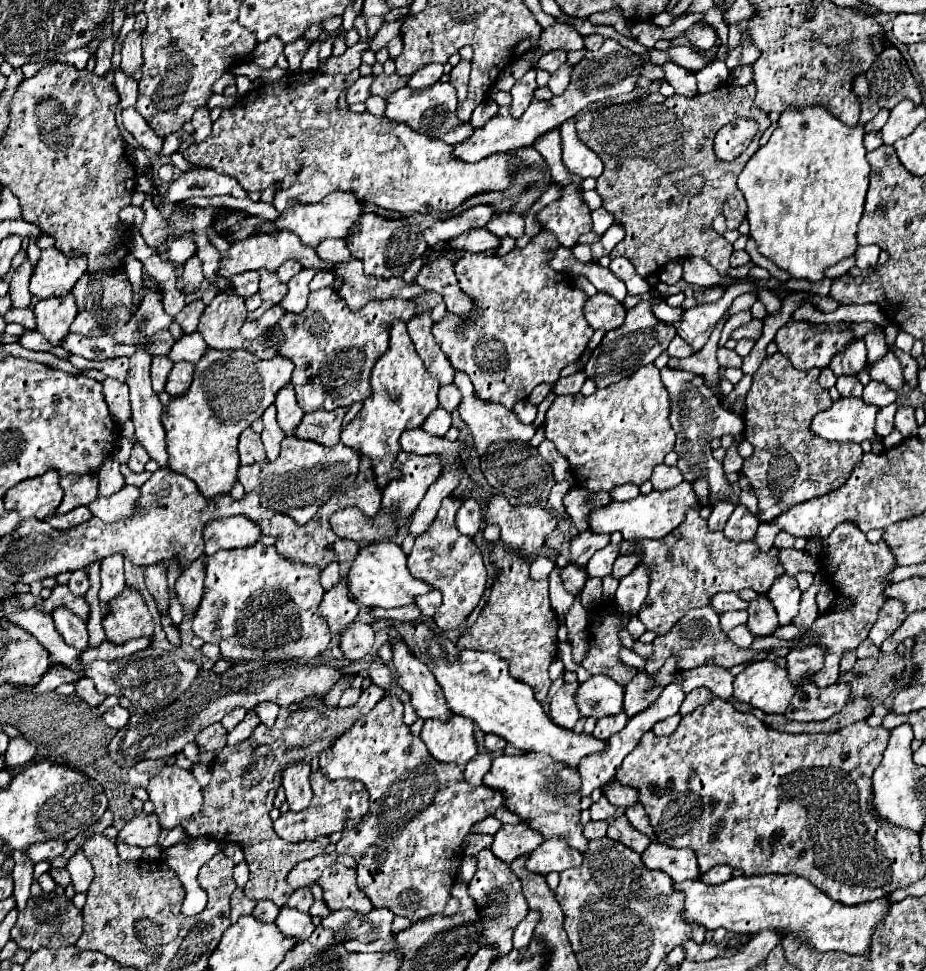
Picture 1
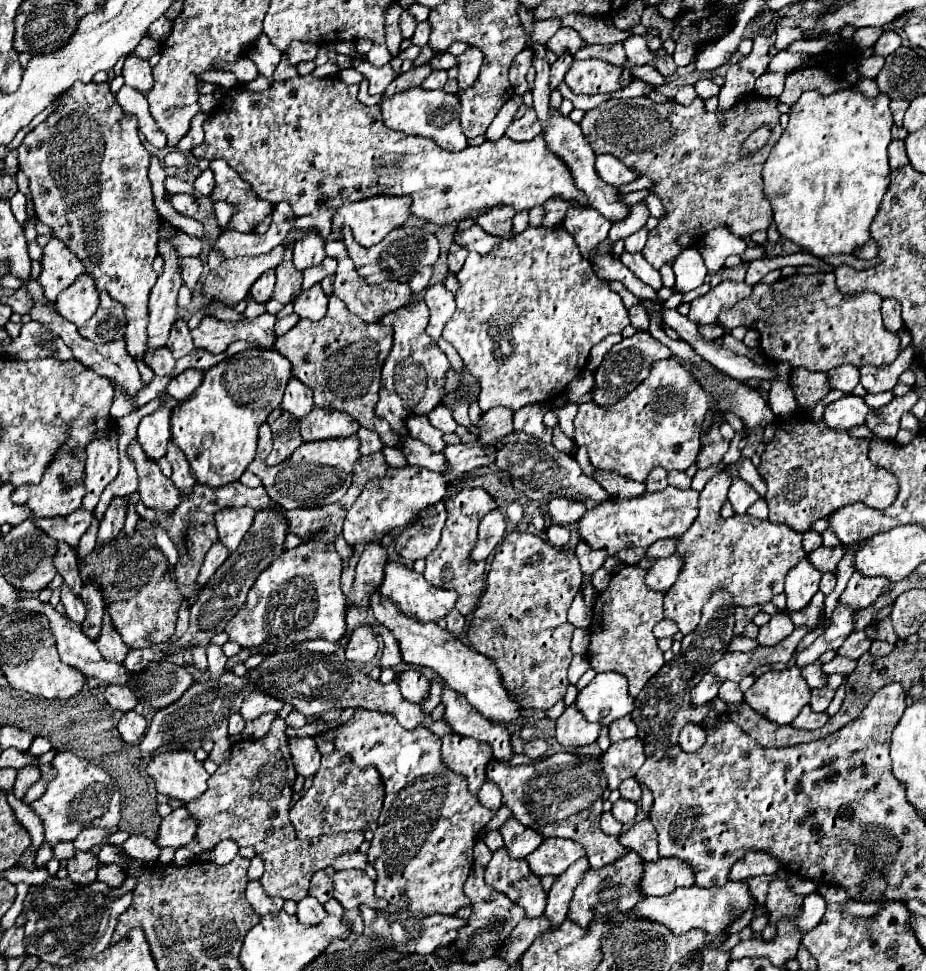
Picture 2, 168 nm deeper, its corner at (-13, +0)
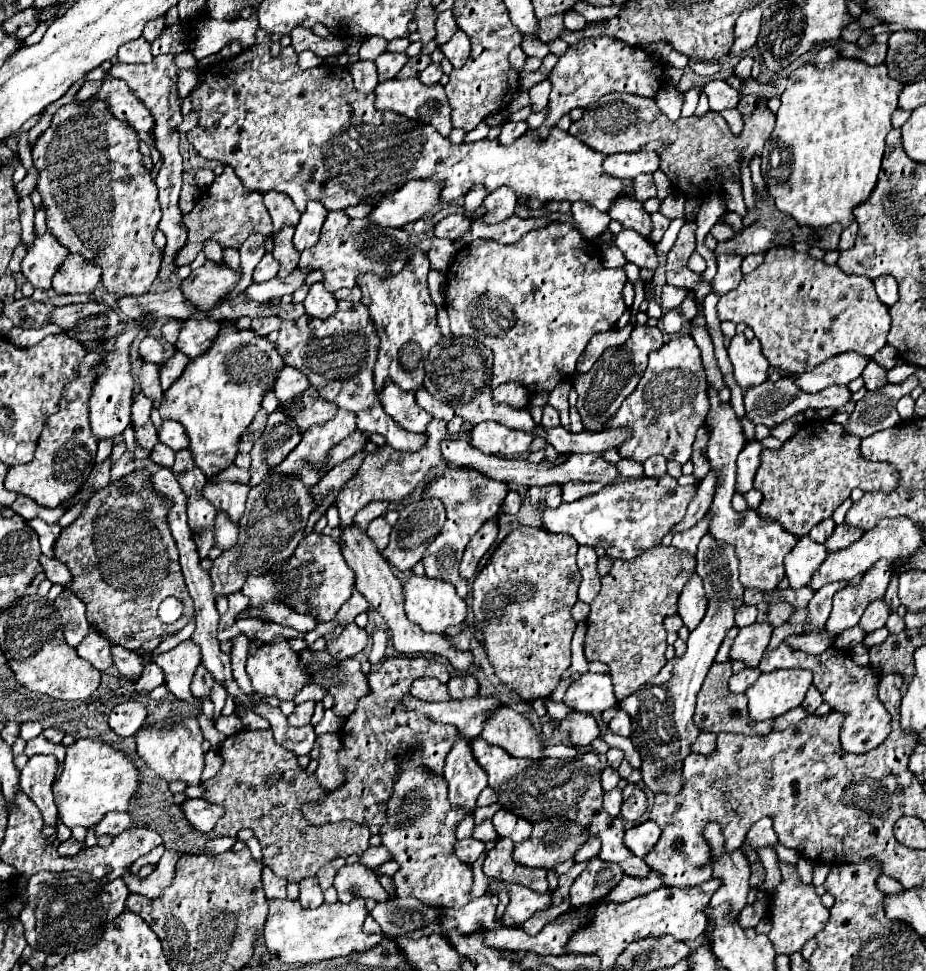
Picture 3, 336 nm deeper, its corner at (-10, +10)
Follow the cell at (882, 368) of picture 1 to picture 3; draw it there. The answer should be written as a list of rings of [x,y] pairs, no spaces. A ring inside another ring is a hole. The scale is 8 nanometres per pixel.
[[[777,246],[767,250],[761,266],[757,266],[757,270],[751,274],[745,274],[735,290],[721,296],[717,312],[721,322],[745,322],[759,338],[769,364],[781,368],[787,374],[811,372],[825,360],[849,350],[873,358],[885,346],[887,332],[891,328],[889,308],[877,298],[869,278],[849,276],[837,266],[829,266],[823,260],[811,258],[809,254],[795,252],[791,246]]]

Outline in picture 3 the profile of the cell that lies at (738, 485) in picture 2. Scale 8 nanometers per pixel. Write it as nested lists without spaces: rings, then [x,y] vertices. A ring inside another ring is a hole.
[[[759,440],[747,442],[745,448],[741,450],[741,454],[737,458],[737,492],[749,492],[753,488],[753,478],[761,464],[763,450],[765,448]]]

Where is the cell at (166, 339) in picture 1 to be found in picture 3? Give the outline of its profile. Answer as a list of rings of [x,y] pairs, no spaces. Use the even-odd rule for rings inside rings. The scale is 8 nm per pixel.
[[[189,318],[181,324],[175,348],[179,352],[183,352],[187,358],[197,358],[211,348],[211,344],[219,332],[219,326],[221,324],[215,320]]]

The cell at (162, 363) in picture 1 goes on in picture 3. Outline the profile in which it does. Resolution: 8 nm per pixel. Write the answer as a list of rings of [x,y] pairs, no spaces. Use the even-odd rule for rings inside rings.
[[[149,334],[141,340],[139,354],[141,354],[141,358],[145,358],[145,362],[153,362],[153,364],[163,362],[163,346],[161,346],[161,342],[157,338],[153,338]]]

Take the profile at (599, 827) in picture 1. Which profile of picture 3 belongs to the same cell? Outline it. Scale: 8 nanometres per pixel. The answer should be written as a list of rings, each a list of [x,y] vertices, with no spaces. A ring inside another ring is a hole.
[[[613,788],[611,792],[605,792],[605,798],[603,798],[603,806],[609,814],[613,816],[619,816],[619,810],[621,810],[621,804],[623,804],[623,794],[619,788]]]

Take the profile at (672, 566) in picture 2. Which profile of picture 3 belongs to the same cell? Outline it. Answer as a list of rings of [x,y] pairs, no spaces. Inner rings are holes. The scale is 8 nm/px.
[[[701,518],[701,522],[697,522],[697,526],[689,528],[689,530],[683,530],[683,532],[677,532],[673,536],[673,546],[677,546],[679,550],[687,550],[691,554],[697,552],[697,544],[699,540],[703,538],[703,534],[707,532],[709,528],[709,518]]]

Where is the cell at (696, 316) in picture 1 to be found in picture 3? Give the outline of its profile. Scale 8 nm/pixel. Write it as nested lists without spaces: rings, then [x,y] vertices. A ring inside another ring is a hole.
[[[719,254],[717,256],[717,276],[713,278],[713,292],[717,294],[723,294],[723,292],[729,292],[733,290],[743,274],[741,274],[741,256],[739,254]]]

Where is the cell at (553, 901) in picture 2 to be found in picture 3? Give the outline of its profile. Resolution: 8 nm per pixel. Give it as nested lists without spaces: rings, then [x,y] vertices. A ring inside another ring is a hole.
[[[589,836],[589,840],[577,850],[575,854],[575,862],[585,862],[585,860],[591,860],[599,854],[601,850],[601,840],[597,836]]]

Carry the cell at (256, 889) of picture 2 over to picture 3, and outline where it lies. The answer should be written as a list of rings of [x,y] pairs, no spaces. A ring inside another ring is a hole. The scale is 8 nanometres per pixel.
[[[271,868],[263,870],[263,890],[267,898],[285,898],[287,896],[287,878],[275,876]]]

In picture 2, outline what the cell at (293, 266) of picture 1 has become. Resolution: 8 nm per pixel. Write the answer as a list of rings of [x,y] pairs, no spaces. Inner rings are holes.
[[[300,230],[300,236],[294,244],[294,266],[304,272],[306,268],[312,268],[320,264],[326,256],[324,252],[324,238],[318,236],[316,230]]]

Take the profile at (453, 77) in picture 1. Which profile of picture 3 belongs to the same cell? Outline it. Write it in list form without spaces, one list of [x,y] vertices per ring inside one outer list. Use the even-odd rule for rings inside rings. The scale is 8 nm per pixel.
[[[457,30],[445,44],[439,46],[439,50],[445,54],[445,58],[453,64],[453,68],[461,68],[469,54],[471,54],[471,46],[469,46],[469,38],[463,34],[463,30]]]

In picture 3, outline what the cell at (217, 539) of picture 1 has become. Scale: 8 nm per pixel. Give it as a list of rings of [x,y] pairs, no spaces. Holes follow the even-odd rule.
[[[213,478],[207,480],[203,488],[203,496],[217,508],[225,510],[235,522],[239,522],[243,510],[245,510],[245,500],[249,494],[249,486],[237,484],[237,482],[213,482]]]

